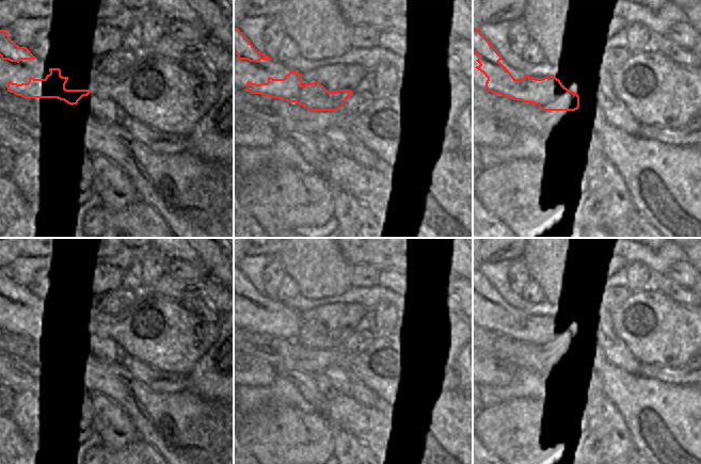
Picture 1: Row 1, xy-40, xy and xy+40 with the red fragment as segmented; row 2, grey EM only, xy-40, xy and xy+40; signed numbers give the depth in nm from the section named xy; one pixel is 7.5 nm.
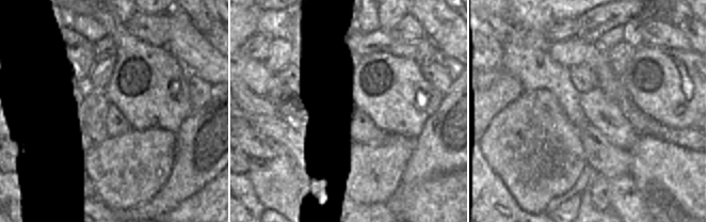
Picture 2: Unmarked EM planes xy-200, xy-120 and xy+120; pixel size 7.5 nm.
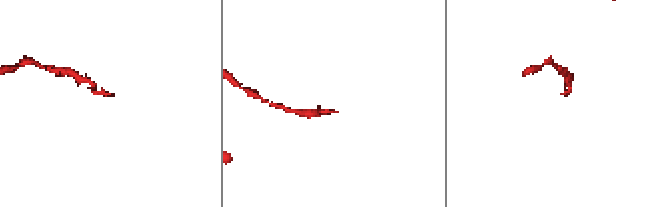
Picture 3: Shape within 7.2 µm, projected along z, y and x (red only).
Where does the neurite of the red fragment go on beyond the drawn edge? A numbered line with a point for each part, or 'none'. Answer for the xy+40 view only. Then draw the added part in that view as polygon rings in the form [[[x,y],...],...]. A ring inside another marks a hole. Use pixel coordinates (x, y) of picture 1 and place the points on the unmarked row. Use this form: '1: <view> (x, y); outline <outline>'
none

